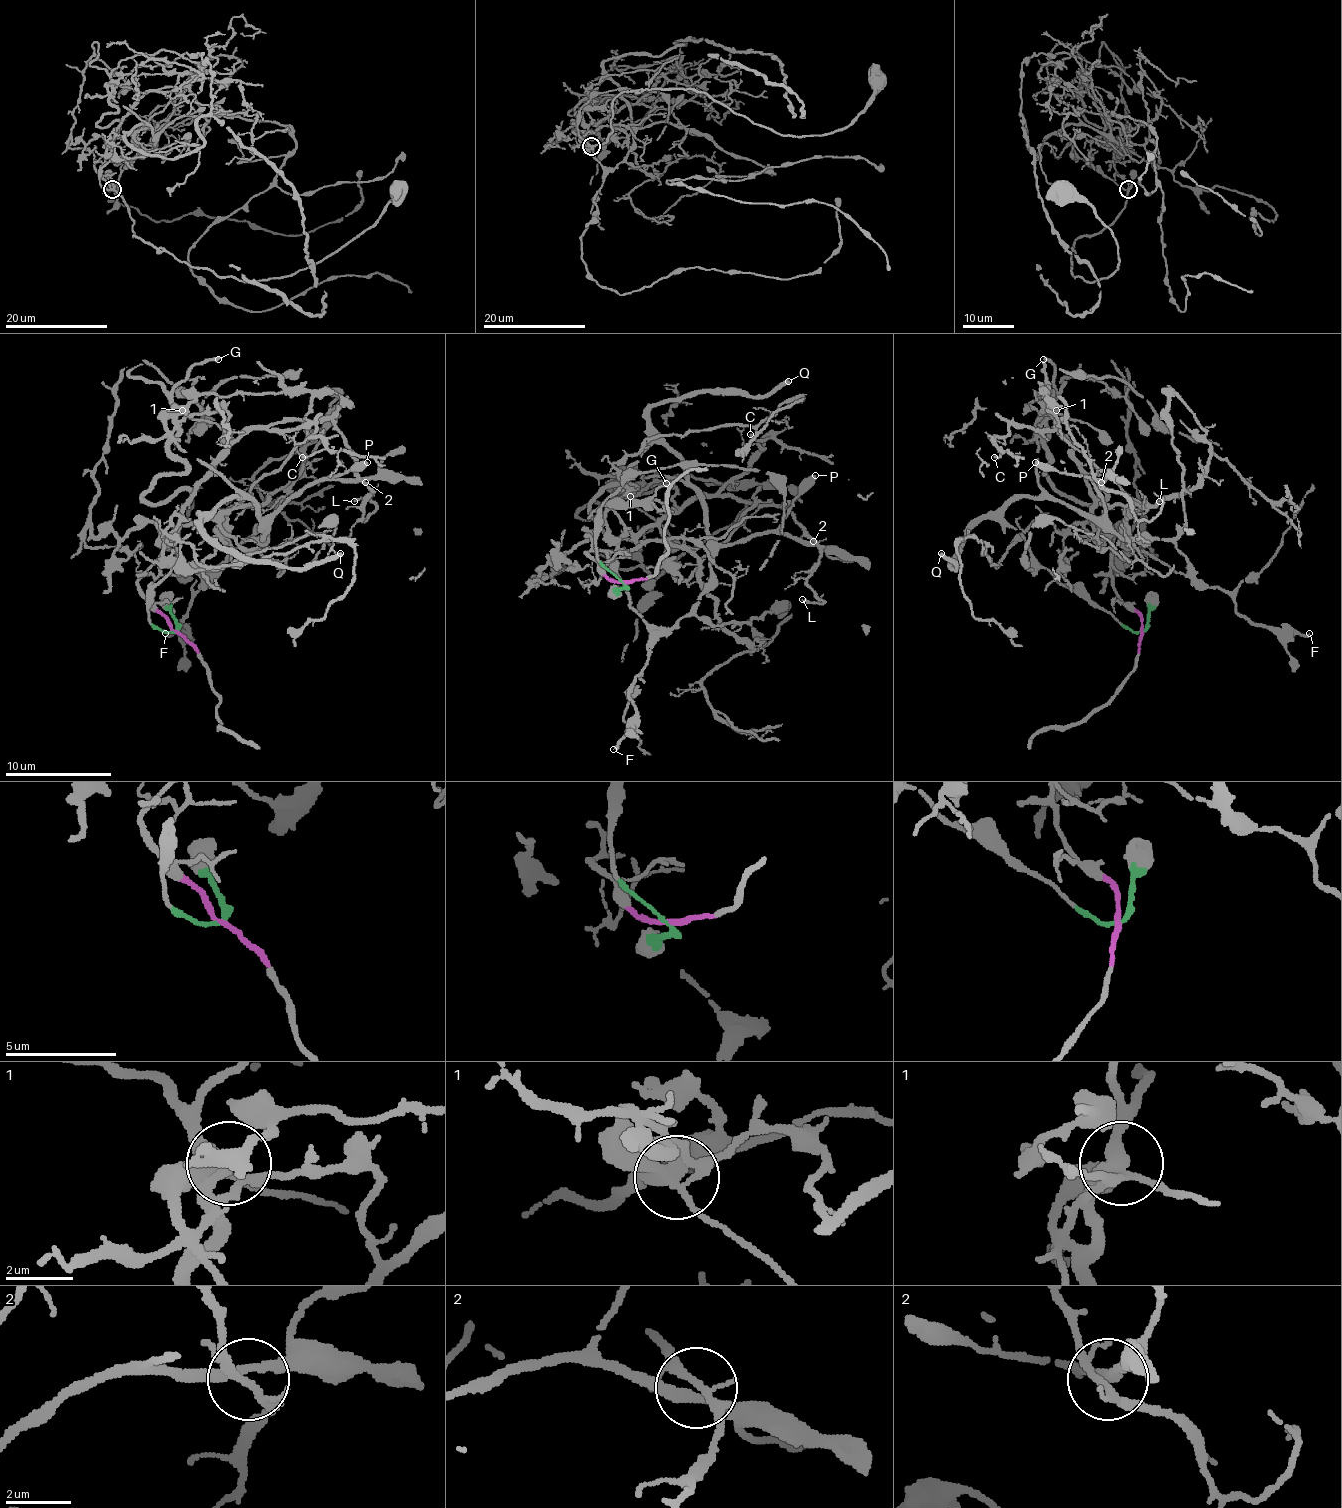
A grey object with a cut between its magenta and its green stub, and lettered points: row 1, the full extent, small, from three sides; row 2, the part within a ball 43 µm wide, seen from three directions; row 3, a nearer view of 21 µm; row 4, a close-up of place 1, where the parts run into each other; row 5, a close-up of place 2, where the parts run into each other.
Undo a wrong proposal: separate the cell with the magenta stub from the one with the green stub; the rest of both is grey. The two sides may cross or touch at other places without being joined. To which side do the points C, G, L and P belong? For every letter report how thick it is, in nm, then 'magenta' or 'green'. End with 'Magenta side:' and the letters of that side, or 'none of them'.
C: calibre 170 nm; magenta
G: calibre 240 nm; magenta
L: calibre 150 nm; magenta
P: calibre 480 nm; green
Magenta side: C, G, L

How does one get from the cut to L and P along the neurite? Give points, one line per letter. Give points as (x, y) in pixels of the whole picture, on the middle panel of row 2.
L: (624, 581), (587, 552), (701, 496), (736, 498), (781, 506), (818, 546), (808, 578), (824, 602), (802, 600)
P: (622, 581), (598, 557), (598, 509), (654, 443), (683, 464), (709, 536), (720, 544), (771, 533), (816, 475)

